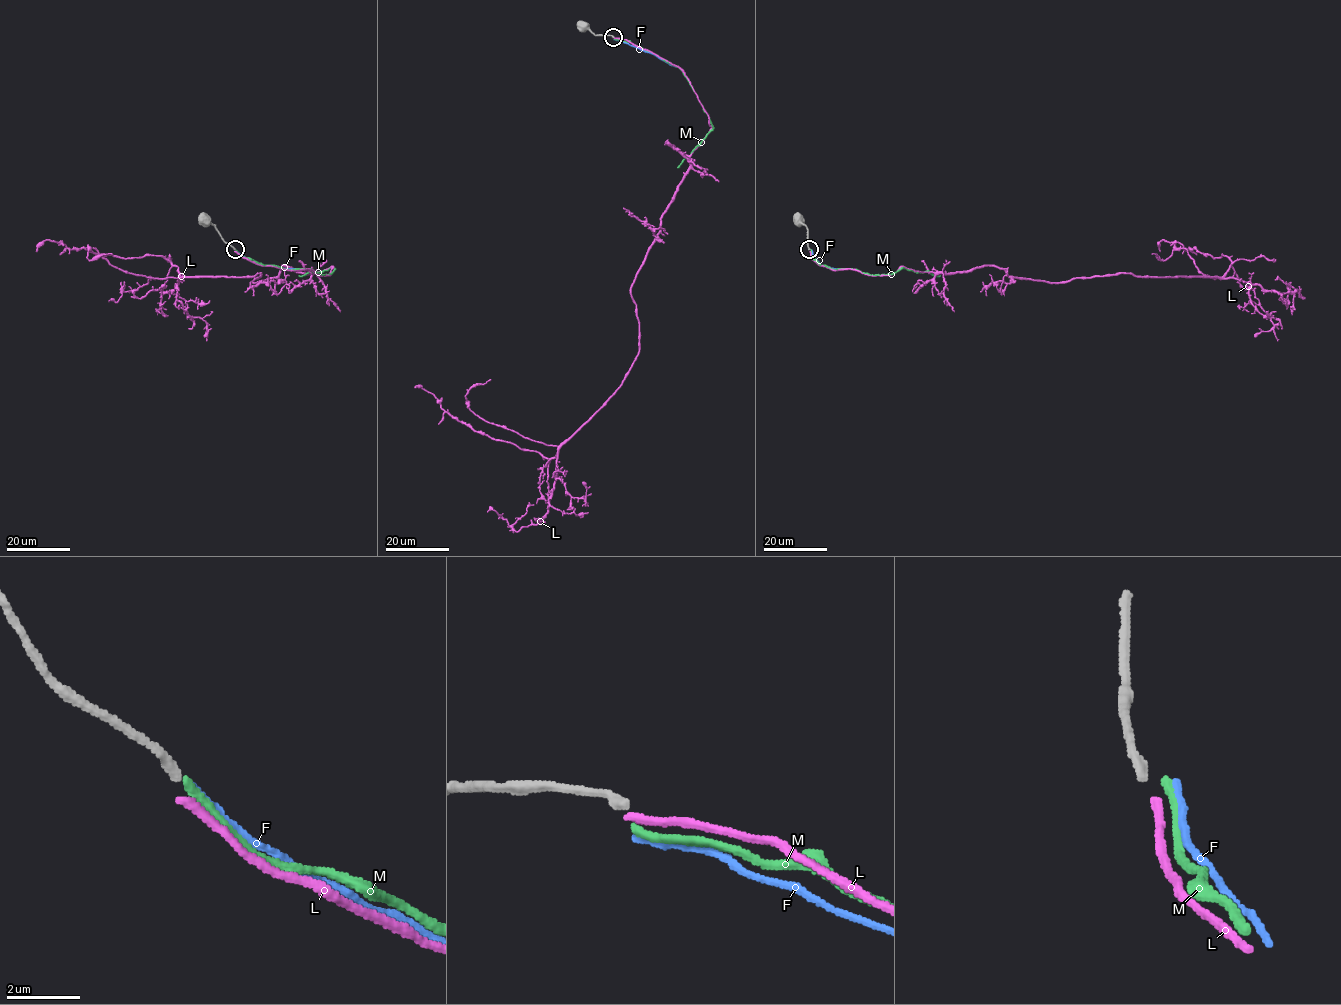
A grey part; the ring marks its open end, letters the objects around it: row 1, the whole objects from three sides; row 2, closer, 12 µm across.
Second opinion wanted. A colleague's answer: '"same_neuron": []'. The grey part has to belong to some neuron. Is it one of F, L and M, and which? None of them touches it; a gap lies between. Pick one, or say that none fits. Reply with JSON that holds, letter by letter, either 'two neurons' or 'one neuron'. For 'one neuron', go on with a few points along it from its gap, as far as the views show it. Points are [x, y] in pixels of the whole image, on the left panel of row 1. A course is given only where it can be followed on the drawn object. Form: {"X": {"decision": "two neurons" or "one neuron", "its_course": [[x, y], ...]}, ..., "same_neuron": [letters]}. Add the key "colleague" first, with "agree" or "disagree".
{"colleague": "disagree", "F": {"decision": "two neurons"}, "L": {"decision": "two neurons"}, "M": {"decision": "one neuron", "its_course": [[235, 250], [264, 265], [288, 269], [308, 269], [320, 275], [334, 271], [333, 268], [299, 275]]}, "same_neuron": ["M"]}

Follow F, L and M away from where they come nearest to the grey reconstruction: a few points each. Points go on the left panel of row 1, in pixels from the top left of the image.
F: (235, 250), (263, 265), (297, 269)
L: (235, 251), (333, 268), (252, 282), (260, 273), (180, 277), (157, 255), (36, 251)
M: (235, 250), (264, 265), (288, 269), (308, 269), (320, 275), (334, 271), (333, 268), (299, 275)

